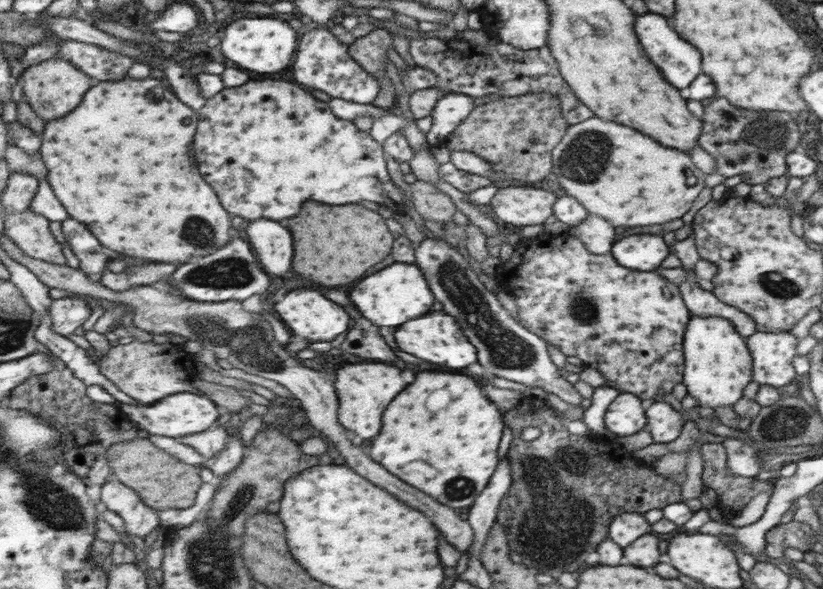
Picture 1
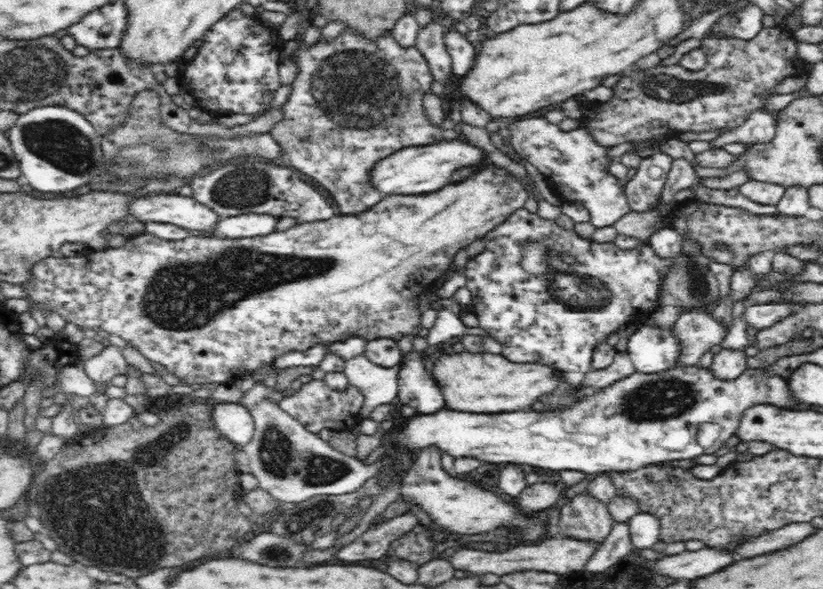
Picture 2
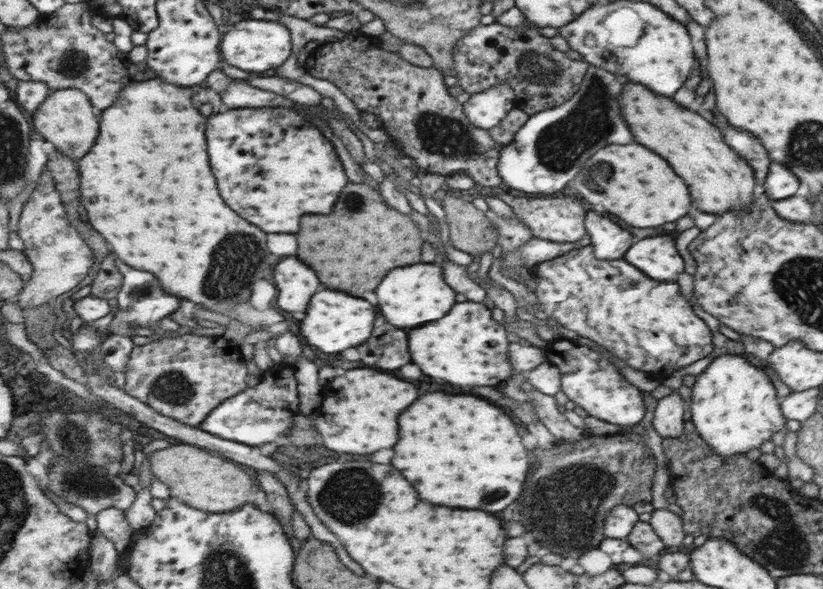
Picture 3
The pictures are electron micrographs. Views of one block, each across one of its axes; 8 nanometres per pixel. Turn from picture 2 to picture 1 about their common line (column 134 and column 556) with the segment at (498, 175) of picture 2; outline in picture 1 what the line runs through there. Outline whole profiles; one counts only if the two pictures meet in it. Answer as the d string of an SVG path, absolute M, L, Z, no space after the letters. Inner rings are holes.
M568 235L567 237L553 237L547 239L520 239L513 247L512 253L503 262L496 262L497 266L490 272L492 277L500 284L502 290L509 293L515 299L517 306L517 317L520 325L524 326L531 334L535 334L545 344L550 344L559 349L565 356L575 356L581 360L584 367L597 370L605 379L604 385L614 388L619 392L636 394L637 398L648 403L661 400L663 394L671 392L675 384L682 382L682 372L684 369L684 358L682 355L683 331L689 322L689 310L683 306L683 300L677 292L677 286L667 282L655 272L635 272L635 270L625 270L623 266L615 264L611 256L595 256L584 246L580 239Z

